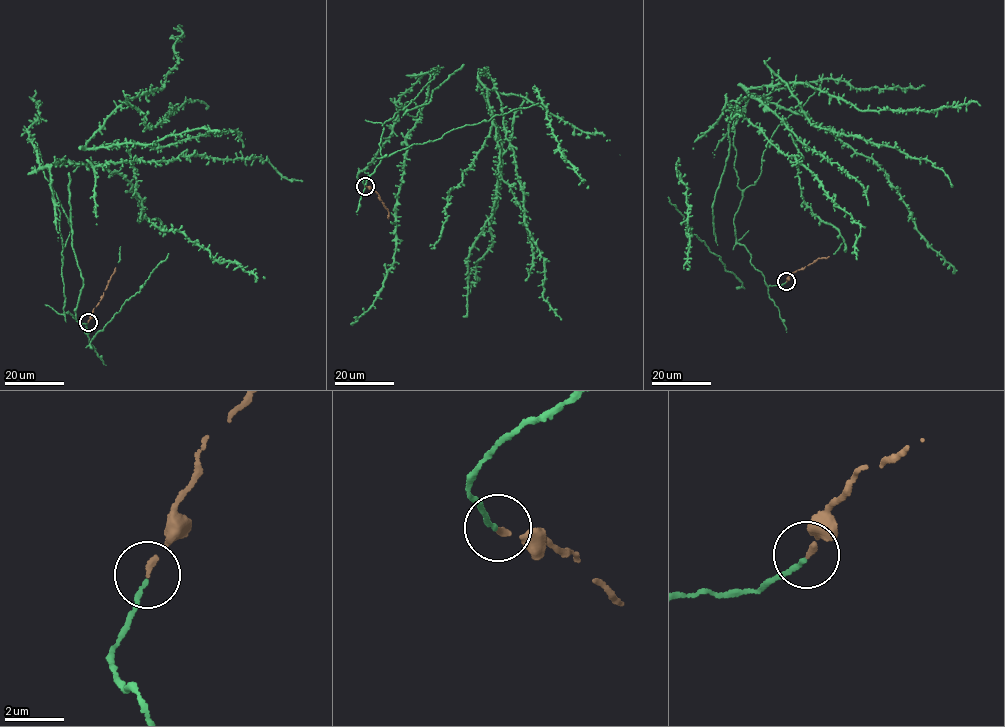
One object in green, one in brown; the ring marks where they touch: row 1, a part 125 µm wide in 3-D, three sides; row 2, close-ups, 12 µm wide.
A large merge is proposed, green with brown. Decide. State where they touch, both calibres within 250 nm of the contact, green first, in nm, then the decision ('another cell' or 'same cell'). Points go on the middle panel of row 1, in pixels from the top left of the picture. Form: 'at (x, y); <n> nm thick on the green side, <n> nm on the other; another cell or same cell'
at (365, 186); 140 nm thick on the green side, 170 nm on the other; same cell

